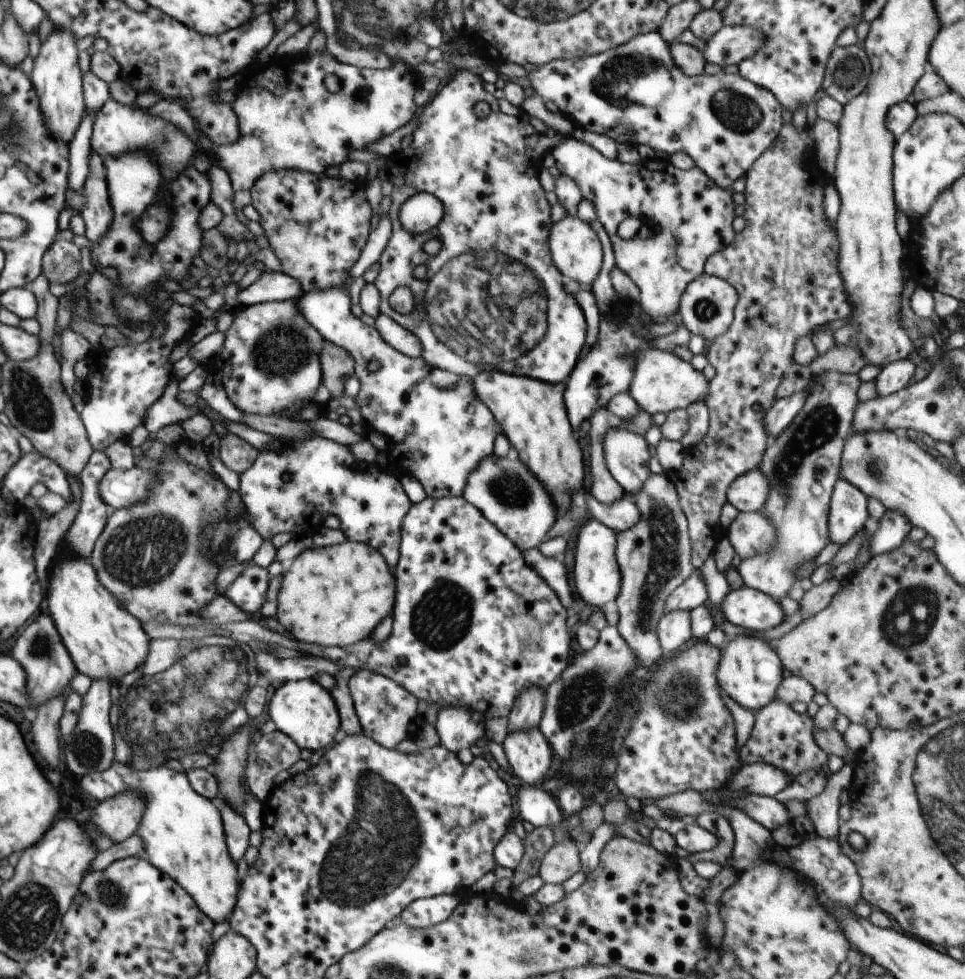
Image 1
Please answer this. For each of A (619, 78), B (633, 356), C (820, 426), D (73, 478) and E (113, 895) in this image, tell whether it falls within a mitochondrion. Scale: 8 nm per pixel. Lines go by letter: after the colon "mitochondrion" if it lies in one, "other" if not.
A: mitochondrion
B: other
C: mitochondrion
D: other
E: mitochondrion

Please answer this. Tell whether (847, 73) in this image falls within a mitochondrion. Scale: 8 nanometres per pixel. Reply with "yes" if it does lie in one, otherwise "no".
yes

